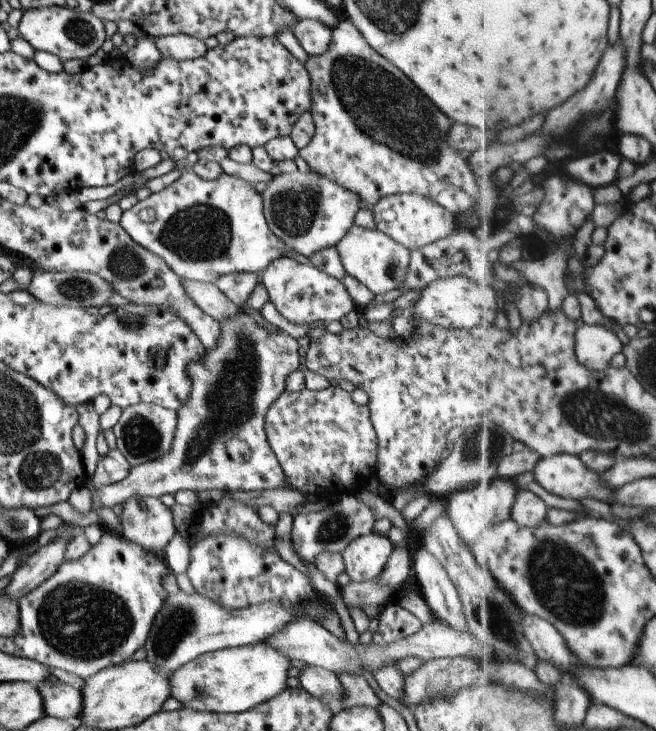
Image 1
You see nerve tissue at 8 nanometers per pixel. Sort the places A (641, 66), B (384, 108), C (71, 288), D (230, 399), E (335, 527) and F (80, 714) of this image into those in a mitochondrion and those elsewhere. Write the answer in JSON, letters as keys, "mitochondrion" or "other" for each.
{"A":"other","B":"mitochondrion","C":"mitochondrion","D":"mitochondrion","E":"mitochondrion","F":"other"}

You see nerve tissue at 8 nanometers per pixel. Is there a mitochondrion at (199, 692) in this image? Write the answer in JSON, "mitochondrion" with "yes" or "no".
{"mitochondrion":"yes"}

